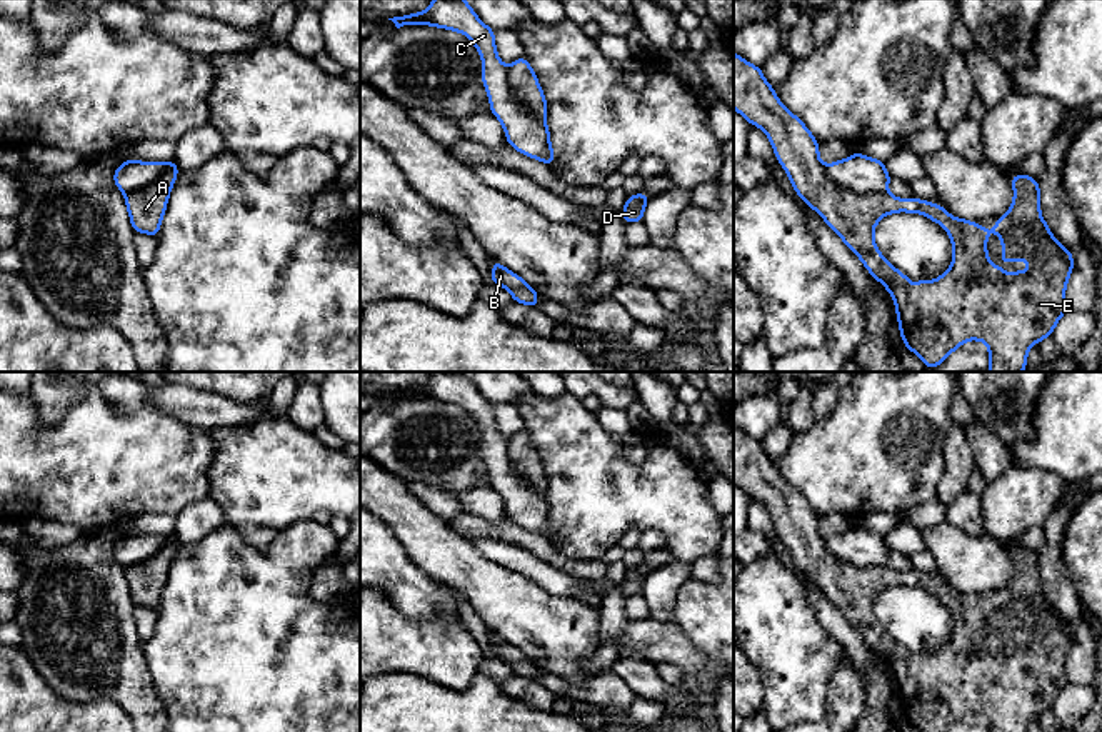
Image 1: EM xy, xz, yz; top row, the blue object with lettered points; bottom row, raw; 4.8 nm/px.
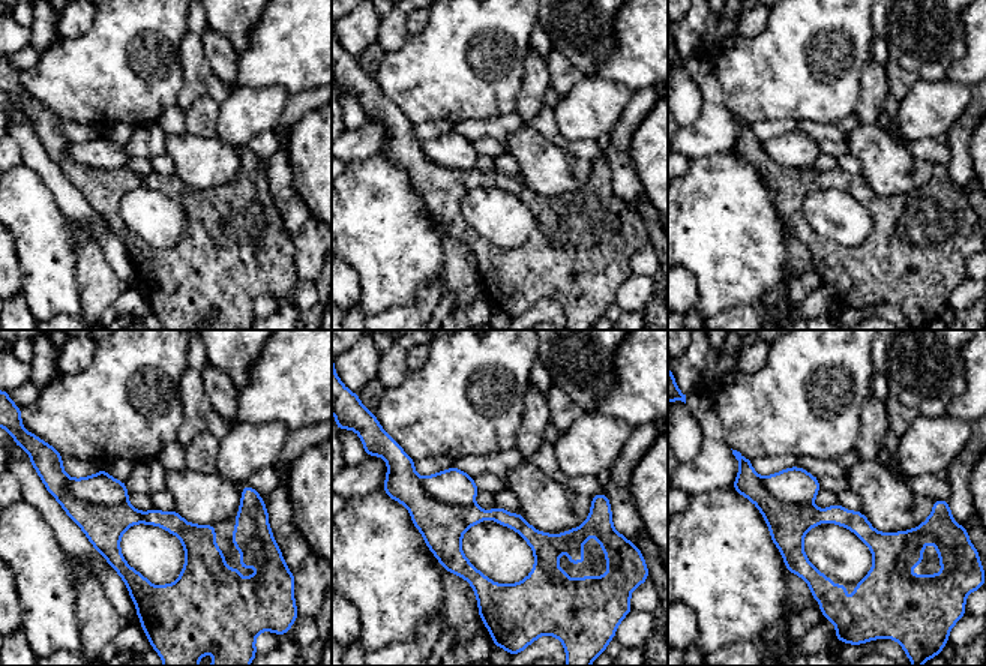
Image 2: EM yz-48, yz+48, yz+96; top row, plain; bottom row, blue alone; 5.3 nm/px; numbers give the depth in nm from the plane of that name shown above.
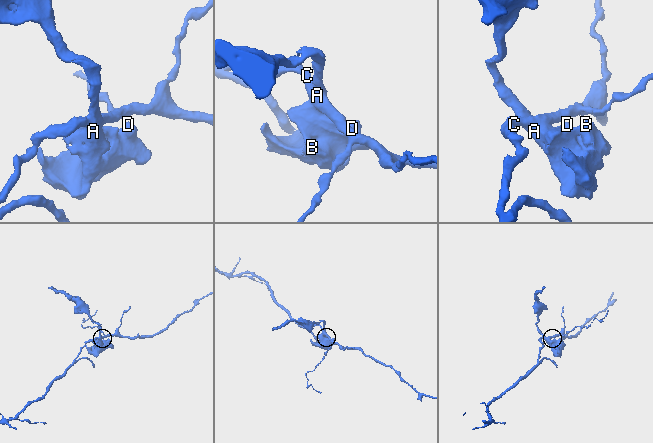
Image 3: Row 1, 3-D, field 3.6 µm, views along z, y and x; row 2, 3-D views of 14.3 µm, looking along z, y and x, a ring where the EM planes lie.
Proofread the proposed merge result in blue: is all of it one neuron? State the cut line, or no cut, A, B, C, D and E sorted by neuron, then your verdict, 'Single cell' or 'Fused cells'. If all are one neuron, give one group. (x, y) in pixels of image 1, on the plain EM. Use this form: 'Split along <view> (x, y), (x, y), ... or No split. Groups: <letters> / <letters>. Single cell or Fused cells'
Split along yz (824, 539), (824, 546), (847, 562), (886, 566). Groups: A B D E / C. Fused cells

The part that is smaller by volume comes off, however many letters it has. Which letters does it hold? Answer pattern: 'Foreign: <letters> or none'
Foreign: A, B, D, E

